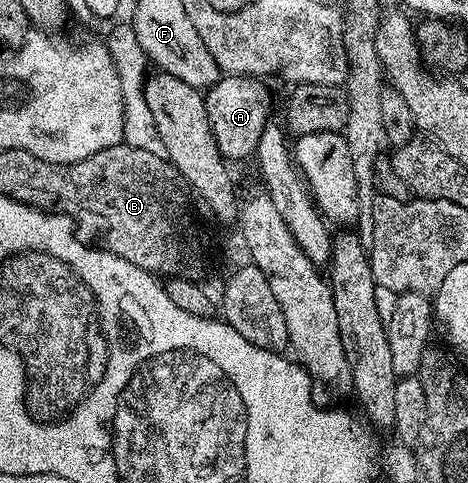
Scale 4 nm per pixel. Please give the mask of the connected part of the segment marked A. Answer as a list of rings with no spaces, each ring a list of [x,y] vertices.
[[[222,75],[204,94],[207,119],[215,135],[215,143],[224,155],[226,162],[252,158],[257,151],[259,135],[263,135],[266,125],[270,124],[269,89],[264,80],[256,77],[235,77]]]

